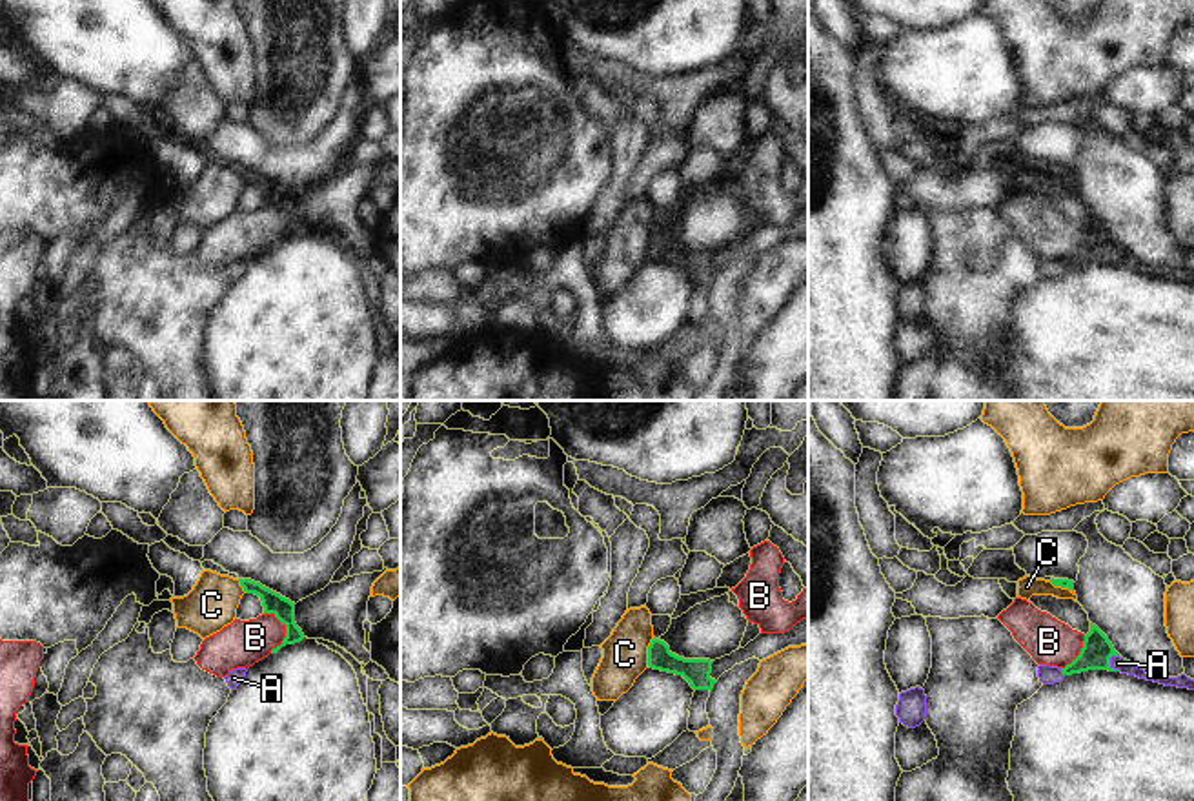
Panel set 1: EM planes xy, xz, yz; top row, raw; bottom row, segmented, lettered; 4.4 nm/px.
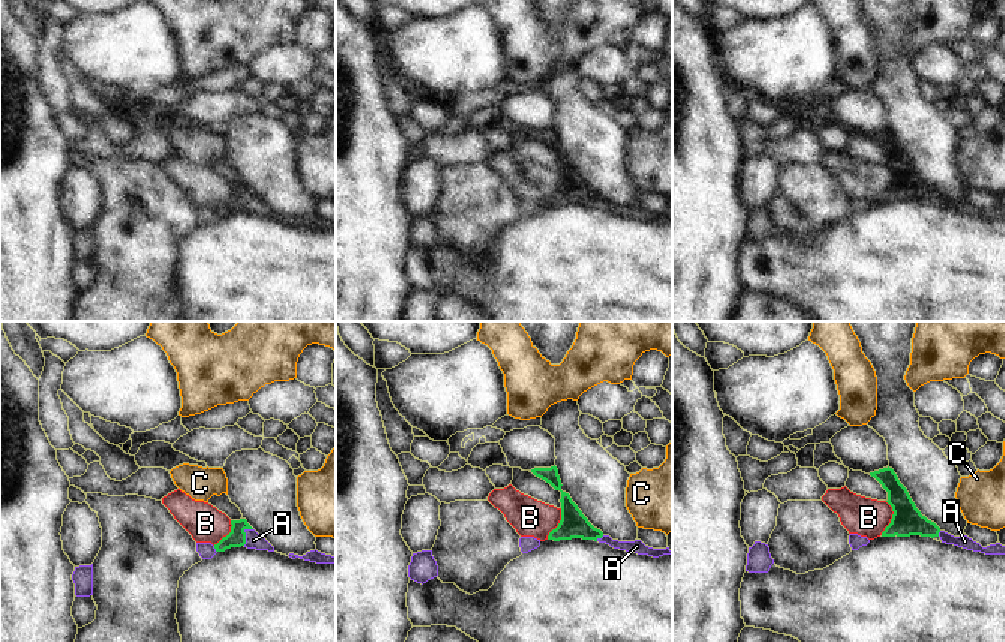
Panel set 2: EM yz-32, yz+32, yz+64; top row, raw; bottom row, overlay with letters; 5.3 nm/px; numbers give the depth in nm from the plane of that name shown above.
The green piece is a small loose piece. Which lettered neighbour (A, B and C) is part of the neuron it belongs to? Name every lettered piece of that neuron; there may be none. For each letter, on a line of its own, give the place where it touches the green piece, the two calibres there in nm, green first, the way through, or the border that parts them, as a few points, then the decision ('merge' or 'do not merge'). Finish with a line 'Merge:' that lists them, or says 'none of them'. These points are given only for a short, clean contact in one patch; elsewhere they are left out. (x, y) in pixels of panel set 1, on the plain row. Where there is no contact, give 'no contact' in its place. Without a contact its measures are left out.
A: contact yz (1109, 257); calibres 140 and 60 nm; way yz (1096, 244), (1109, 257), (1118, 255); merge
B: contact xy (286, 223); calibres 100 and 200 nm; do not merge
C: contact xz (648, 244); calibres 110 and 200 nm; border xz (654, 230), (648, 239), (647, 257); do not merge
Merge: A

